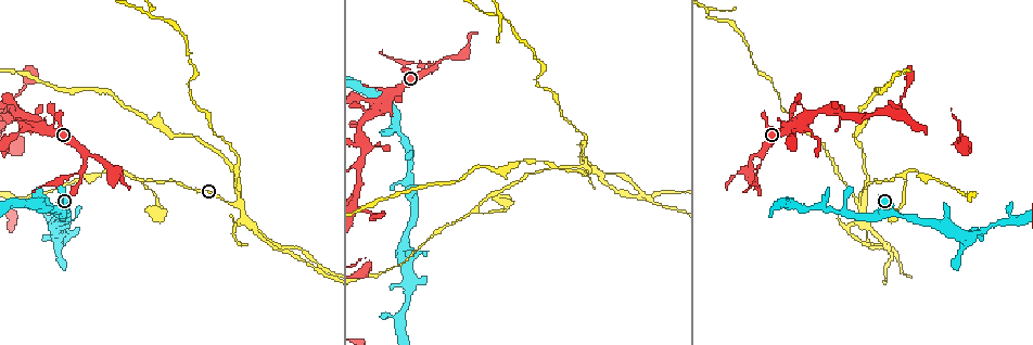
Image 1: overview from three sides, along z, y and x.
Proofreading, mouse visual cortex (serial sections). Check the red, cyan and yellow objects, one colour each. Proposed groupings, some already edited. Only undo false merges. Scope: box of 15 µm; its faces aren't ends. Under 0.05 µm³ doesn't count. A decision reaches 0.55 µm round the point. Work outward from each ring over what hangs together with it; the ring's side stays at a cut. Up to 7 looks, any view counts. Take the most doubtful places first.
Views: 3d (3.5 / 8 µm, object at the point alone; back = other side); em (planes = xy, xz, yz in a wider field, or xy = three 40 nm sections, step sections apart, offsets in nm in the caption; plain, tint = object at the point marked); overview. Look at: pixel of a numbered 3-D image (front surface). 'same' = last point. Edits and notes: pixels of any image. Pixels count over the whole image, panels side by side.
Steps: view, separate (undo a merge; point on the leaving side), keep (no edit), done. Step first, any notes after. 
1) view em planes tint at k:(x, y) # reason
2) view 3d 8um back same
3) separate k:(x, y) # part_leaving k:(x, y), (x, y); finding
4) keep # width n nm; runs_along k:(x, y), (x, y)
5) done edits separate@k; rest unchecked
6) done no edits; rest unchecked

view 3d 3.5um at 1:(236, 203) # looks like a crossing

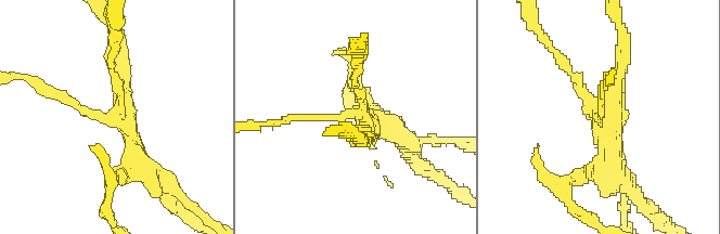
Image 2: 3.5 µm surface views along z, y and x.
view em planes tint at 2:(354, 114) # shape alone is not enough

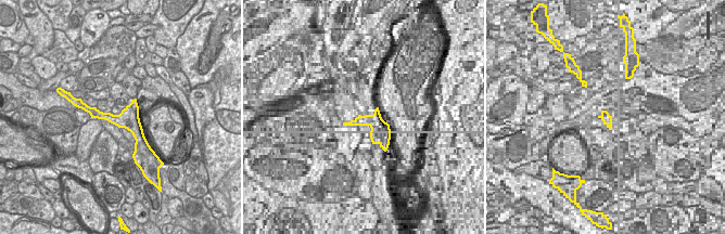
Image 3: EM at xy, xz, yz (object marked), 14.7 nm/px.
separate 2:(438, 173) # arm_widths 100, 150, 200, 250 nm; border 3:(131, 101), (132, 108), (138, 113); two cells meet here

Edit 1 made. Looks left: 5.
view overview # see it whole again

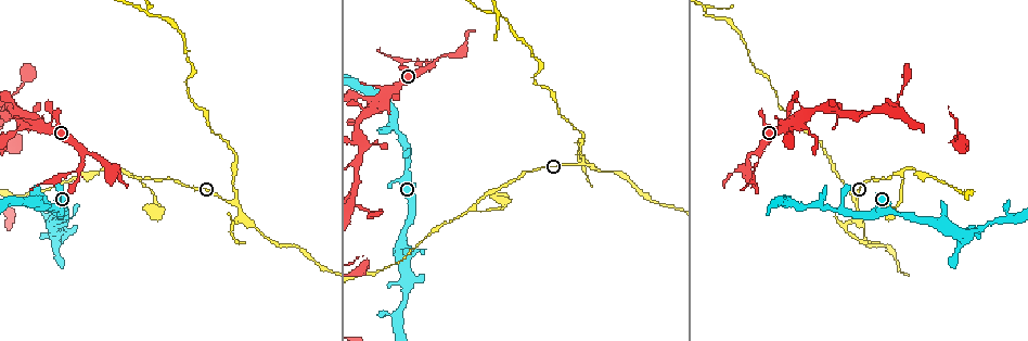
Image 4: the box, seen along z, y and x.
view 3d 8um at 4:(127, 173) # three arms meet

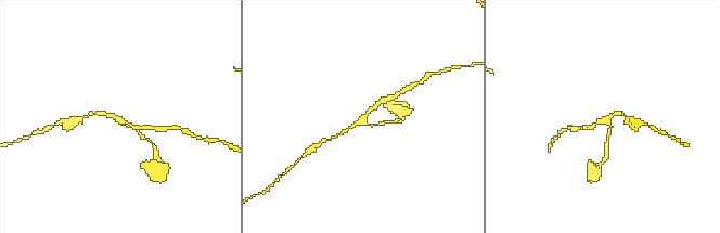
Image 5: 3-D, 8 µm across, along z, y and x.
view em xy step 1 tint at 5:(603, 121) # arms 3; arm_widths 100, 150, 200 nm

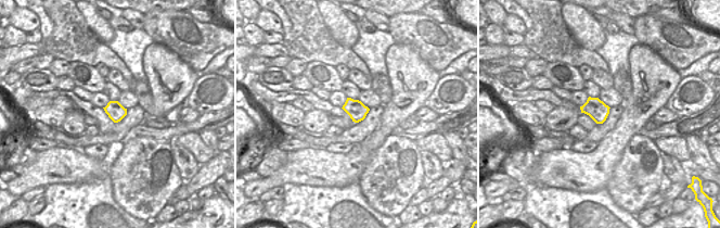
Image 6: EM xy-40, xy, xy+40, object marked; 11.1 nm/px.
keep # runs_along 5:(386, 99), (358, 123), (336, 136); all the same cell

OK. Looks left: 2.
view 3d 3.5um back at 4:(494, 12) # a fork

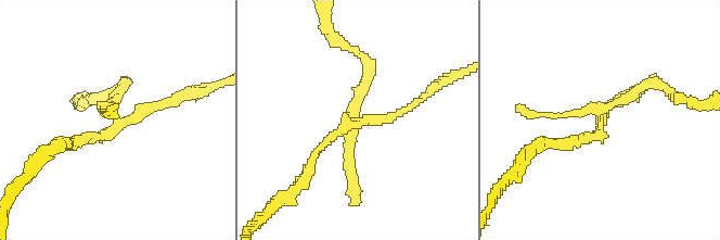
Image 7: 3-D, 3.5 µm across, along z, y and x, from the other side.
view em xy step 1 tint at 7:(110, 131)

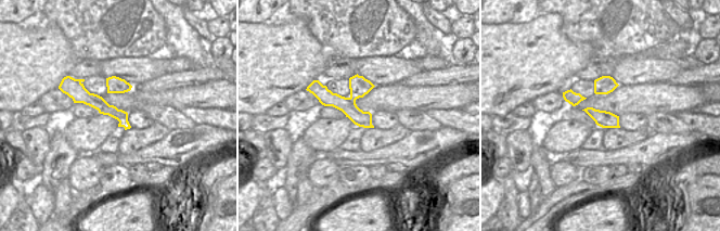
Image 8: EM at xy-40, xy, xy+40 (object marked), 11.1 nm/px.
separate 7:(362, 85) # width 190 nm; part_leaving 7:(114, 117), (111, 101), (130, 80); two cells meet here

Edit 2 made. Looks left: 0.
done edits separate@2, separate@7; rest unchecked

